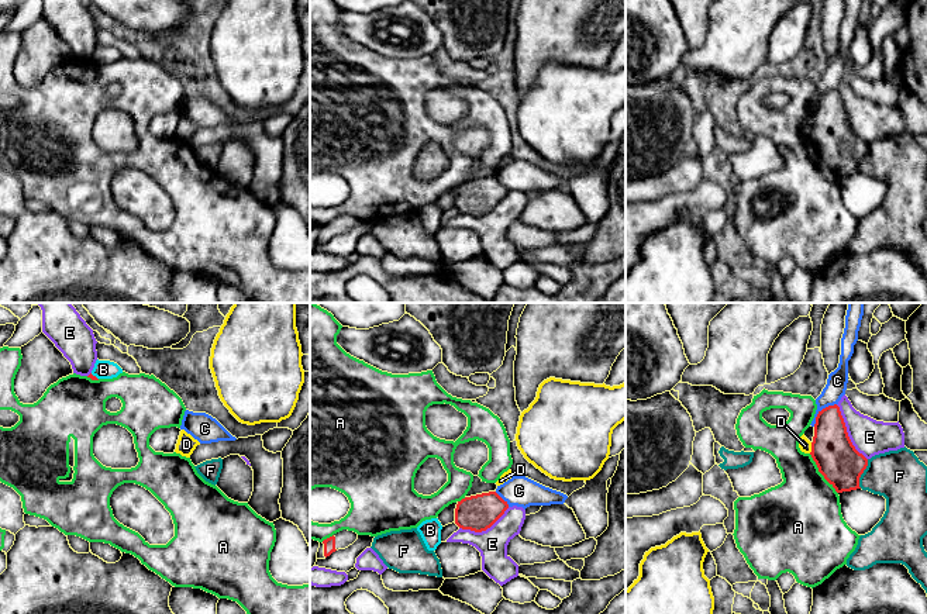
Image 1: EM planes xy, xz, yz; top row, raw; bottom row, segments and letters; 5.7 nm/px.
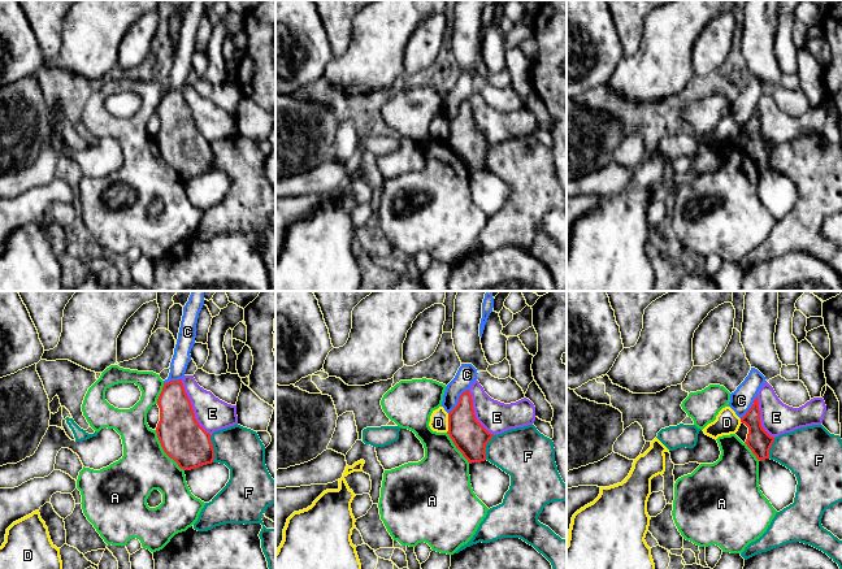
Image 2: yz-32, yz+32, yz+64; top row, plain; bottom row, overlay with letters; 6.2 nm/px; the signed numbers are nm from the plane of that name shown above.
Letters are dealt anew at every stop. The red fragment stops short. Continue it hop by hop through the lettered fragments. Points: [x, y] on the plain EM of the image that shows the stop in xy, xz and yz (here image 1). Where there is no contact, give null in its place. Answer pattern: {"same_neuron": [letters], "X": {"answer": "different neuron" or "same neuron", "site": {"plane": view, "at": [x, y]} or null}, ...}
{"same_neuron": [], "A": {"answer": "different neuron", "site": {"plane": "yz", "at": [820, 157]}}, "B": {"answer": "different neuron", "site": {"plane": "xy", "at": [95, 61]}}, "C": {"answer": "different neuron", "site": {"plane": "yz", "at": [820, 96]}}, "D": {"answer": "different neuron", "site": {"plane": "yz", "at": [812, 133]}}, "E": {"answer": "different neuron", "site": {"plane": "yz", "at": [847, 117]}}, "F": {"answer": "different neuron", "site": {"plane": "yz", "at": [862, 157]}}}

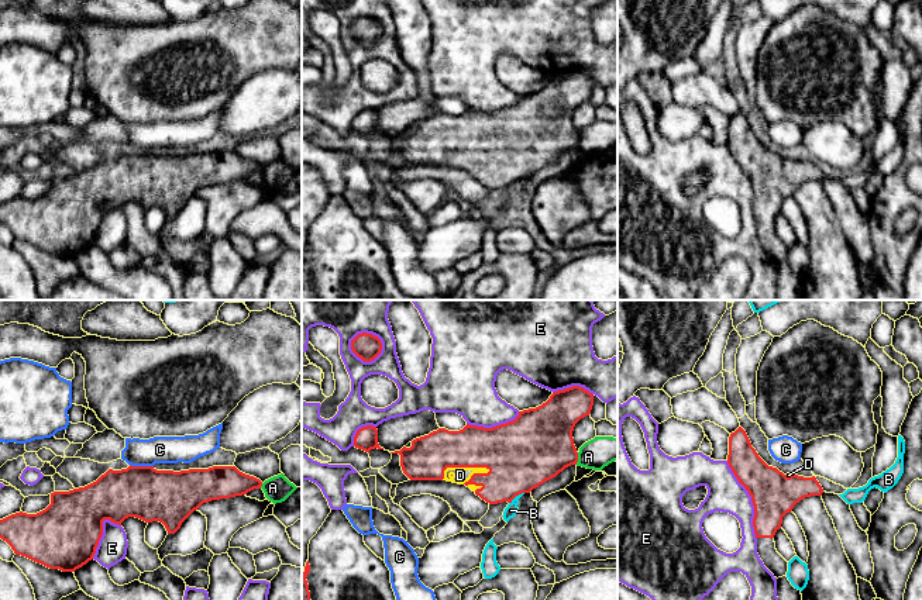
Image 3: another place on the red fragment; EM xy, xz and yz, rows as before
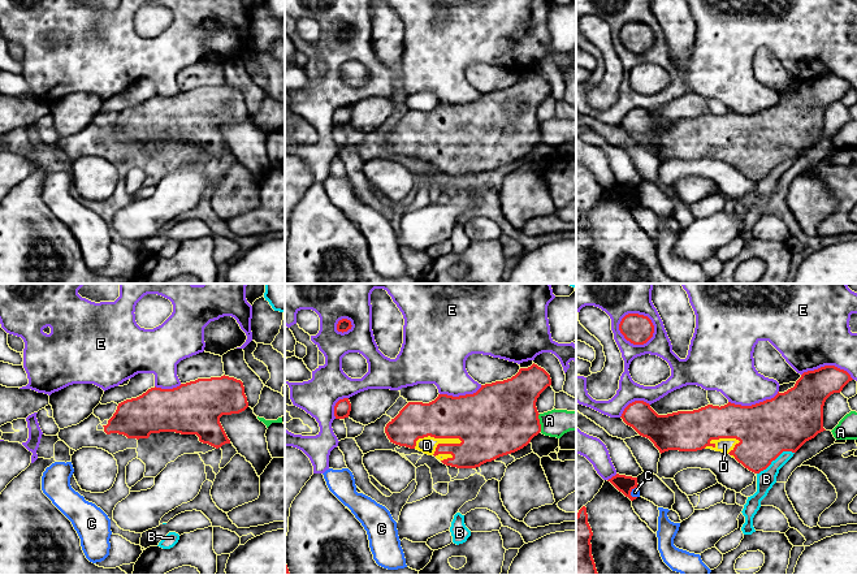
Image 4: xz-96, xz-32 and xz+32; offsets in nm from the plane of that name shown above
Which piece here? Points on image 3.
{"same_neuron": ["D"], "A": {"answer": "different neuron", "site": {"plane": "xz", "at": [577, 142]}}, "B": {"answer": "different neuron", "site": {"plane": "xz", "at": [516, 179]}}, "C": {"answer": "different neuron", "site": {"plane": "xy", "at": [141, 151]}}, "D": {"answer": "same neuron", "site": {"plane": "xz", "at": [463, 151]}}, "E": {"answer": "different neuron", "site": {"plane": "xz", "at": [370, 19]}}}

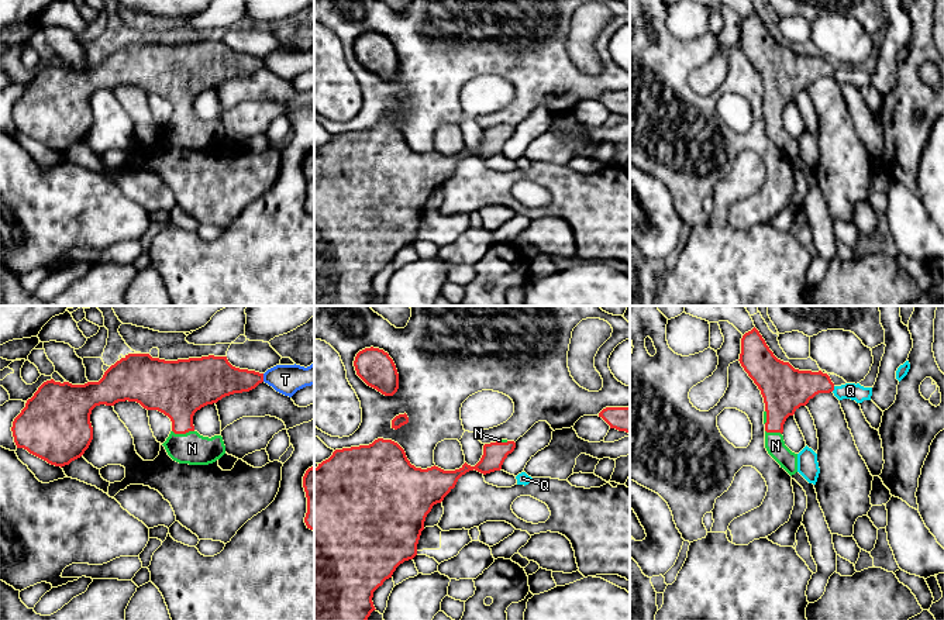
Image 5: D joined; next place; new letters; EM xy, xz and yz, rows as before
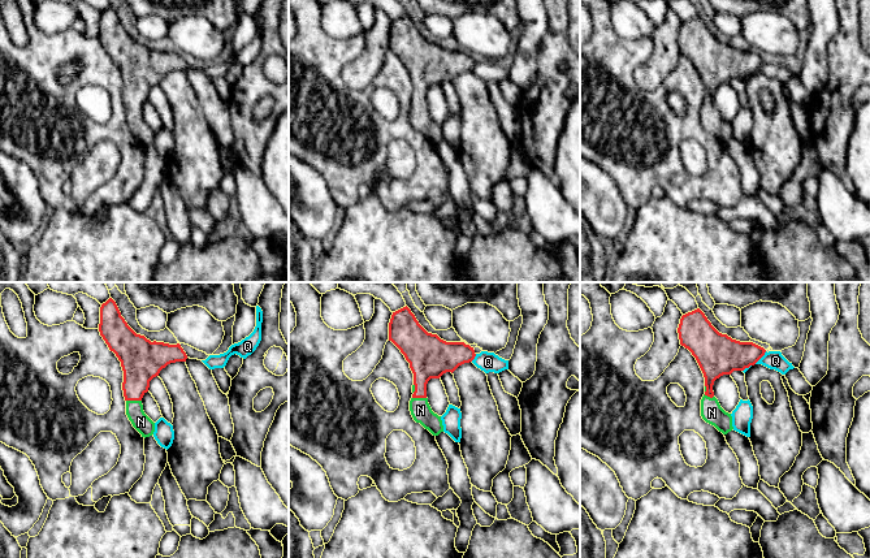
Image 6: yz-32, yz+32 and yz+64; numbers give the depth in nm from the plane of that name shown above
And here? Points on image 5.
{"same_neuron": ["N"], "N": {"answer": "same neuron", "site": {"plane": "xy", "at": [183, 117]}}, "Q": {"answer": "different neuron", "site": {"plane": "yz", "at": [833, 73]}}, "T": {"answer": "different neuron", "site": {"plane": "xy", "at": [262, 62]}}}

